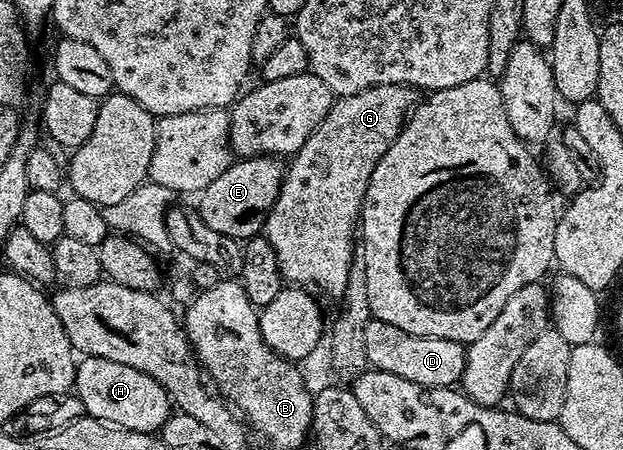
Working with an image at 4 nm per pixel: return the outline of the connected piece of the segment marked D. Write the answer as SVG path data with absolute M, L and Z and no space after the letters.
M372 319L366 328L365 346L368 363L376 371L399 374L399 378L407 378L407 382L415 382L424 388L452 388L465 369L466 345L447 338L407 334L407 330L391 326L391 322Z

